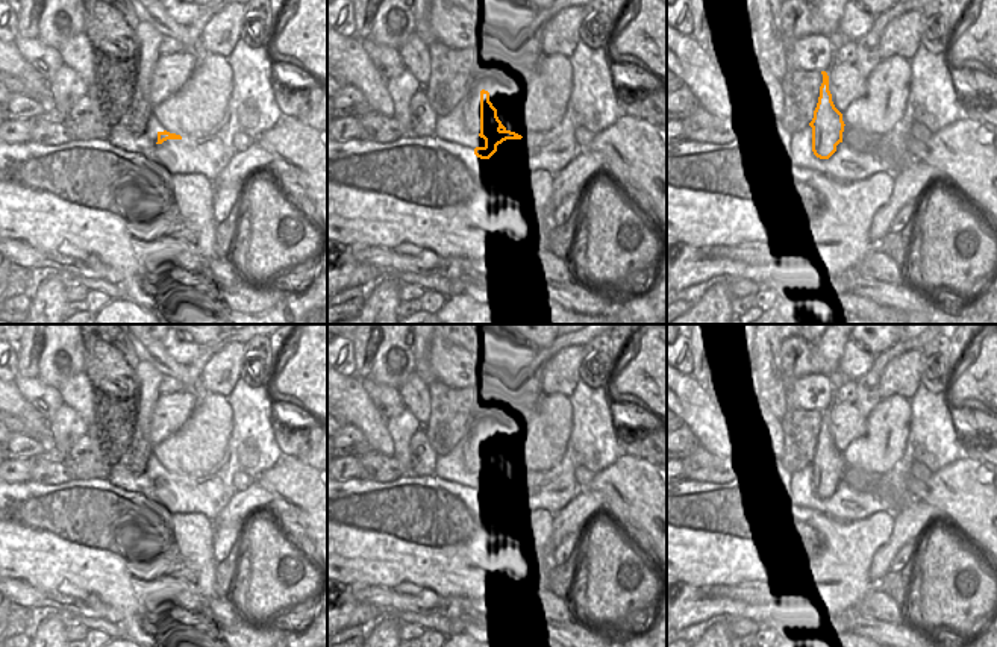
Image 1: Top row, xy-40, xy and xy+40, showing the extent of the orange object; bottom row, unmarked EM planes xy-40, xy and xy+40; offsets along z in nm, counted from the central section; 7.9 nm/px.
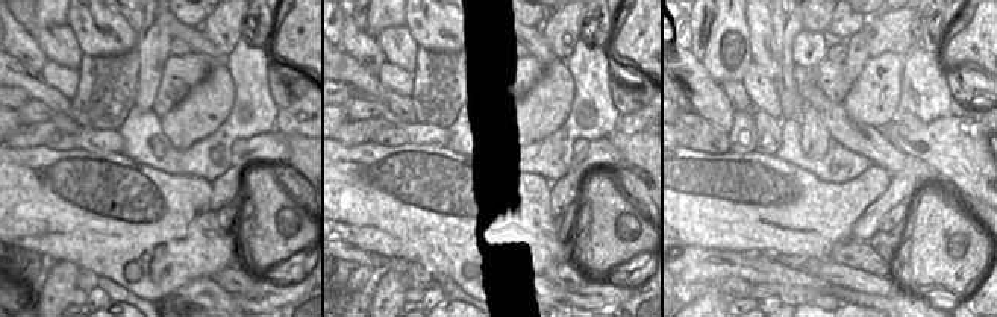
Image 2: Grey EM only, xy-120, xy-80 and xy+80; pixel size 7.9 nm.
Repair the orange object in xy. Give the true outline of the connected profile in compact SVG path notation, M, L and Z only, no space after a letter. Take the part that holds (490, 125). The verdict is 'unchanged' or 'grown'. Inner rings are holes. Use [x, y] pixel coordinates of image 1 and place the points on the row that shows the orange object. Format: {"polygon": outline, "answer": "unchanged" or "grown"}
{"polygon": "M479 26L479 41L485 47L485 61L479 70L479 85L473 100L465 108L462 126L473 135L485 139L483 147L476 147L474 155L480 159L489 159L497 145L506 139L521 139L523 136L508 130L497 117L497 109L489 102L489 73L497 61L497 36L492 30Z", "answer": "grown"}

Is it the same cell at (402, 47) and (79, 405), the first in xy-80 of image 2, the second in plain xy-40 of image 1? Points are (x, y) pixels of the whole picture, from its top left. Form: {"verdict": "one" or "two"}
{"verdict": "one"}

